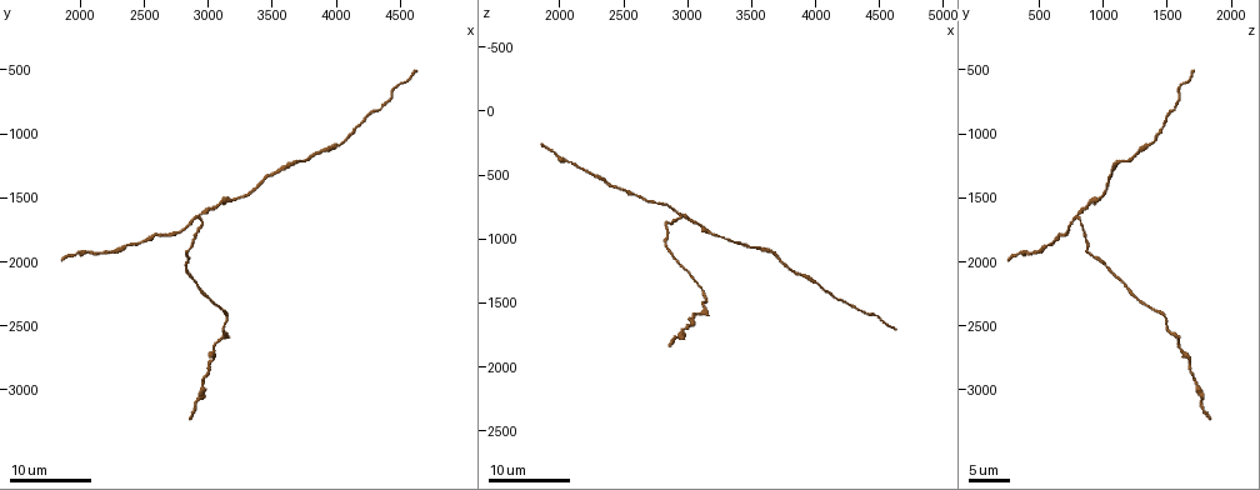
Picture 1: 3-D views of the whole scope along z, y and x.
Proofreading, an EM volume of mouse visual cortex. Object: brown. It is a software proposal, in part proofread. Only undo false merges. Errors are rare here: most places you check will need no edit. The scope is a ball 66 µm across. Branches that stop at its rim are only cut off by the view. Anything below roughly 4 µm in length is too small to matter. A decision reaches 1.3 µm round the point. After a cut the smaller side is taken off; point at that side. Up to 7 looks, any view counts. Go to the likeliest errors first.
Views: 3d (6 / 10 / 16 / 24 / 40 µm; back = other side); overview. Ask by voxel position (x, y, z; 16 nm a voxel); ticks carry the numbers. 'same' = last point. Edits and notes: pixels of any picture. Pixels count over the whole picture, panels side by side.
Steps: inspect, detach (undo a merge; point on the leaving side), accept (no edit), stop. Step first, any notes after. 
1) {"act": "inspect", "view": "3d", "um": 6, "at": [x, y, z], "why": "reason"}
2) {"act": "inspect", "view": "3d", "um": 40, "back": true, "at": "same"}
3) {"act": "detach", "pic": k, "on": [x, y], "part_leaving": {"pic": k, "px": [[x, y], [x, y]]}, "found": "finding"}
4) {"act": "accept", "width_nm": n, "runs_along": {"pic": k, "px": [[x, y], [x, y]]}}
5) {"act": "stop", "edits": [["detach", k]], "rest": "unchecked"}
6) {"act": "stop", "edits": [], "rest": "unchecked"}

{"act": "inspect", "view": "3d", "um": 24, "at": [2920, 1640, 820], "why": "thin arm on a thick one"}

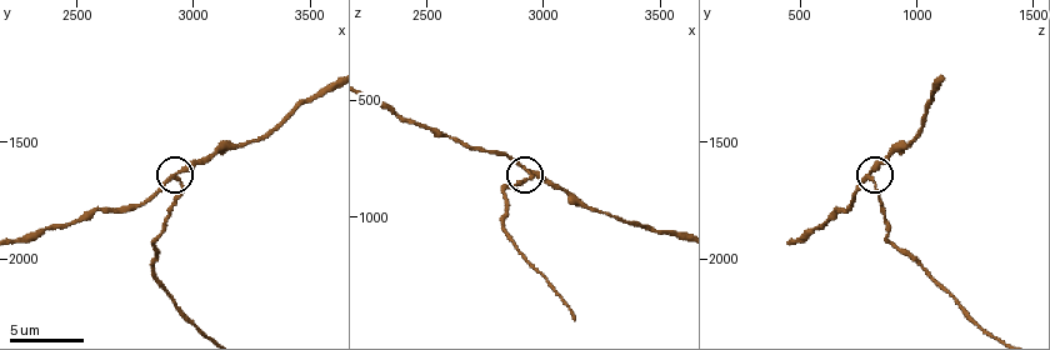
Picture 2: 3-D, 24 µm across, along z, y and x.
{"act": "inspect", "view": "3d", "um": 10, "at": [2930, 1650, 790], "why": "closer look"}

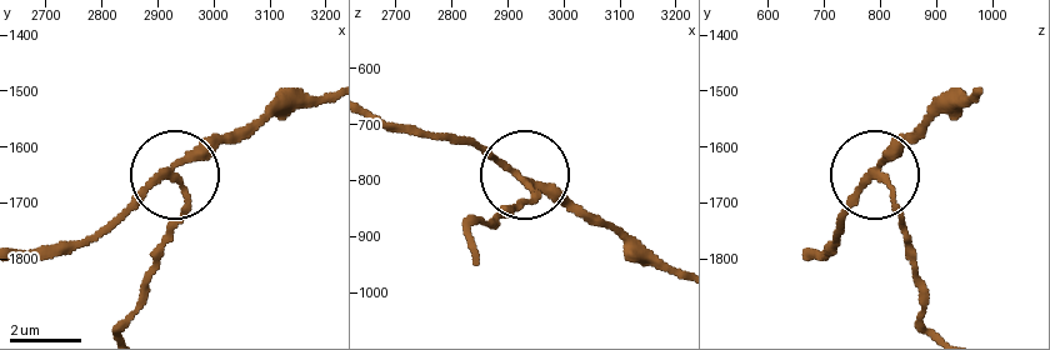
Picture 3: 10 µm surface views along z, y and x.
{"act": "detach", "pic": 3, "on": [176, 228], "side_arm_um": 22, "part_leaving": {"pic": 3, "px": [[170, 179], [188, 211], [128, 328]]}, "found": "a second neuron is stuck on"}

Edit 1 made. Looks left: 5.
{"act": "inspect", "view": "overview"}

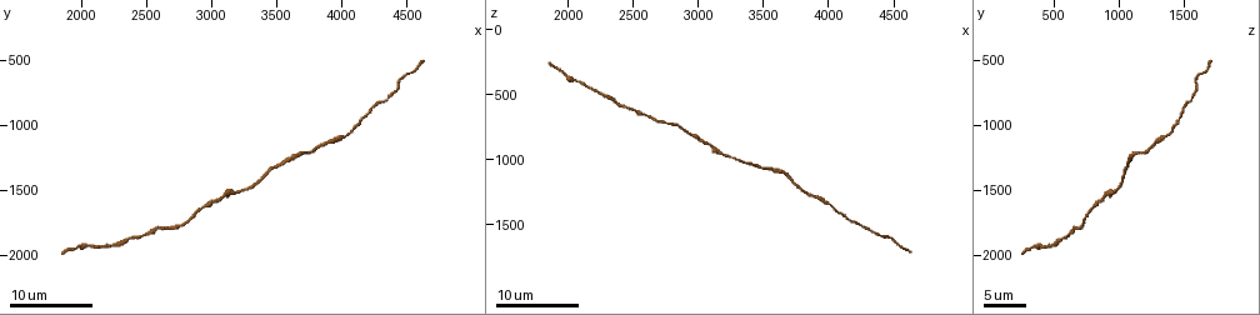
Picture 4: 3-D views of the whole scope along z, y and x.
{"act": "inspect", "view": "3d", "um": 16, "at": [3980, 1100, 1320], "why": "sudden change in width"}

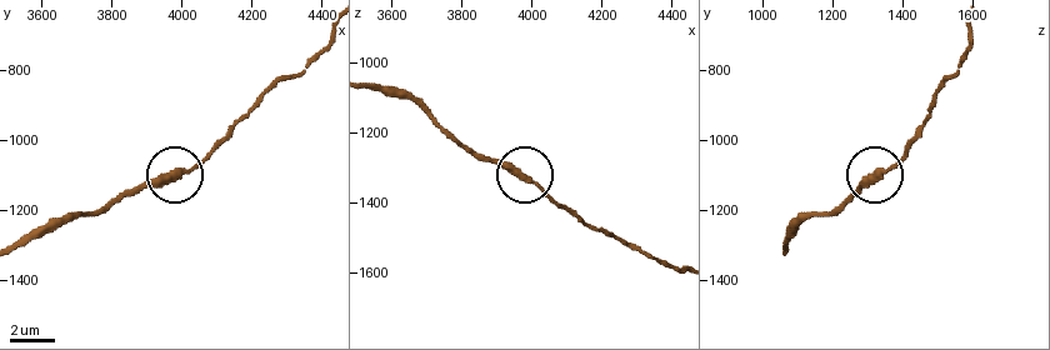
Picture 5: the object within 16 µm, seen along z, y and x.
{"act": "inspect", "view": "3d", "um": 10, "at": [3990, 1100, 1330], "why": "closer look"}

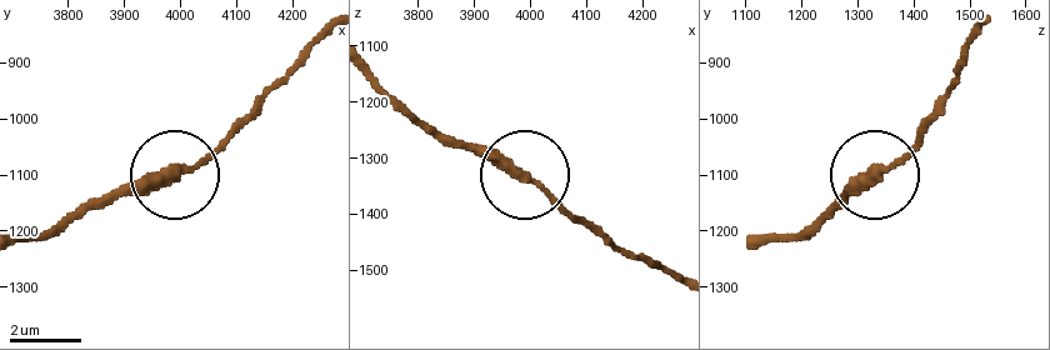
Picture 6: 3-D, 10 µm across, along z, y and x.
{"act": "accept", "width_nm": 290, "runs_along": {"pic": 6, "px": [[766, 245], [803, 233], [925, 128]]}, "found": "all the same neuron"}

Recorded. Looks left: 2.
{"act": "inspect", "view": "3d", "um": 16, "at": [3700, 1220, 1100], "why": "calibre changes"}

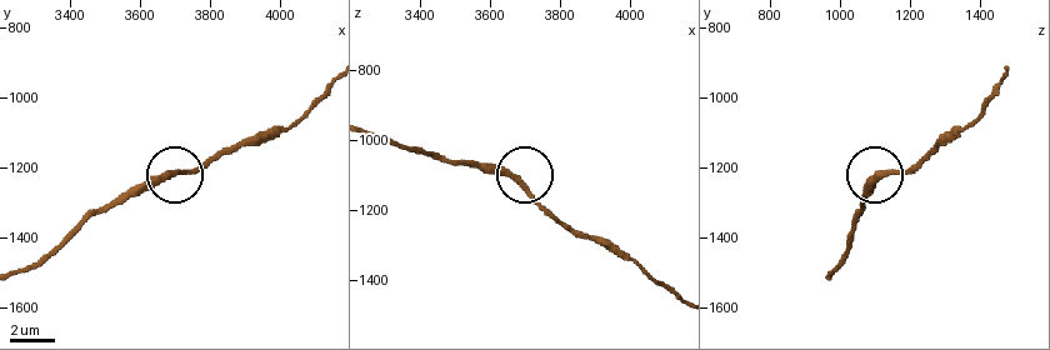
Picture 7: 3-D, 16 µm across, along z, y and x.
{"act": "inspect", "view": "3d", "um": 6, "at": [3680, 1220, 1120]}

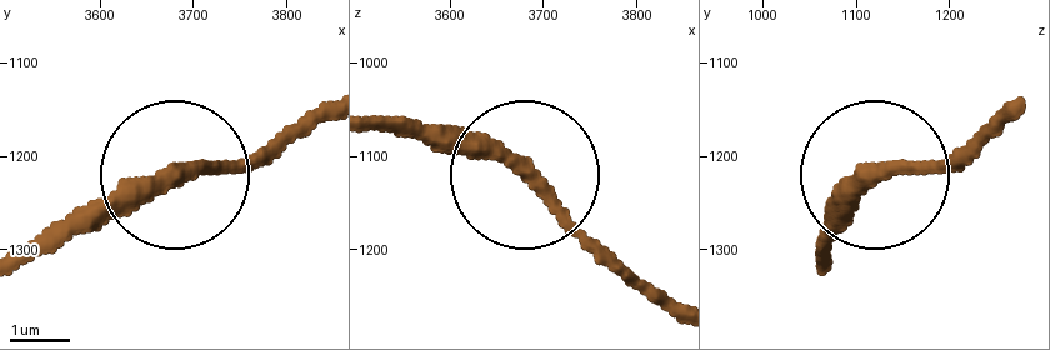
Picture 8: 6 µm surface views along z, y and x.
{"act": "accept", "runs_along": {"pic": 8, "px": [[816, 269], [861, 189], [976, 160]]}, "found": "all the same neuron"}

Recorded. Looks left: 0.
{"act": "stop", "edits": [["detach", 3]], "rest": "unchecked"}

